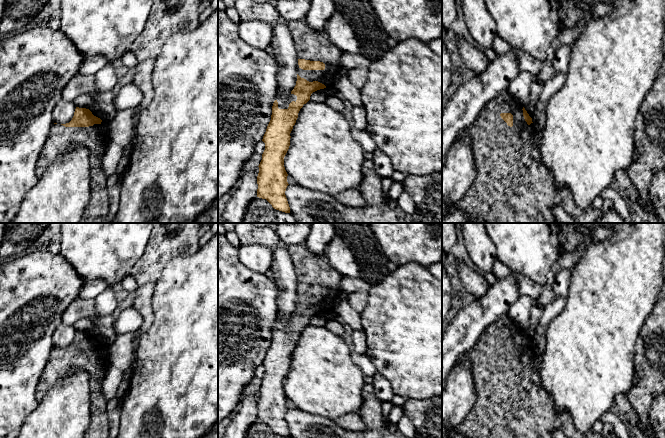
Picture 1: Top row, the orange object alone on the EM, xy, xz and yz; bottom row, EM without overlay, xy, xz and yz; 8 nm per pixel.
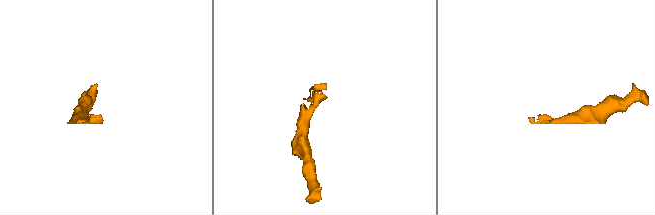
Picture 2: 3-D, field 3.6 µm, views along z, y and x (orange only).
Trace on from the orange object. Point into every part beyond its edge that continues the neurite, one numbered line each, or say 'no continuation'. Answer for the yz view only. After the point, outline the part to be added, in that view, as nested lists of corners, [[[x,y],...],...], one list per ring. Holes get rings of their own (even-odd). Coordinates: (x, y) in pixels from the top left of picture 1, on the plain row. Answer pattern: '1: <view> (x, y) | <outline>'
1: yz (508, 404) | [[[504,314],[483,331],[470,351],[461,356],[462,361],[469,359],[472,363],[476,401],[458,430],[467,438],[553,438],[554,428],[563,431],[568,438],[604,438],[603,432],[578,432],[572,417],[559,413],[551,396],[531,381],[536,368],[536,351],[533,347],[527,348],[522,333]],[[501,337],[513,339],[512,351],[501,342]]]

